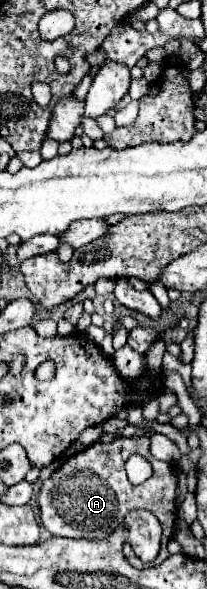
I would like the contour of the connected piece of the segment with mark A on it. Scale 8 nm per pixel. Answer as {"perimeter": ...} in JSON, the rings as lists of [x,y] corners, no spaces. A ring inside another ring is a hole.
{"perimeter":[[[112,442],[108,446],[90,446],[90,450],[82,450],[70,456],[62,464],[62,468],[58,468],[48,480],[44,480],[38,494],[40,518],[44,528],[52,536],[100,540],[108,532],[112,532],[118,526],[118,522],[122,522],[126,512],[144,508],[152,512],[162,524],[162,548],[158,558],[154,560],[154,564],[162,564],[170,556],[166,544],[174,534],[176,492],[178,492],[178,476],[174,472],[174,464],[152,458],[146,446],[120,446],[120,442]],[[132,454],[146,456],[154,468],[152,476],[140,486],[130,484],[124,470],[124,464]]]}

